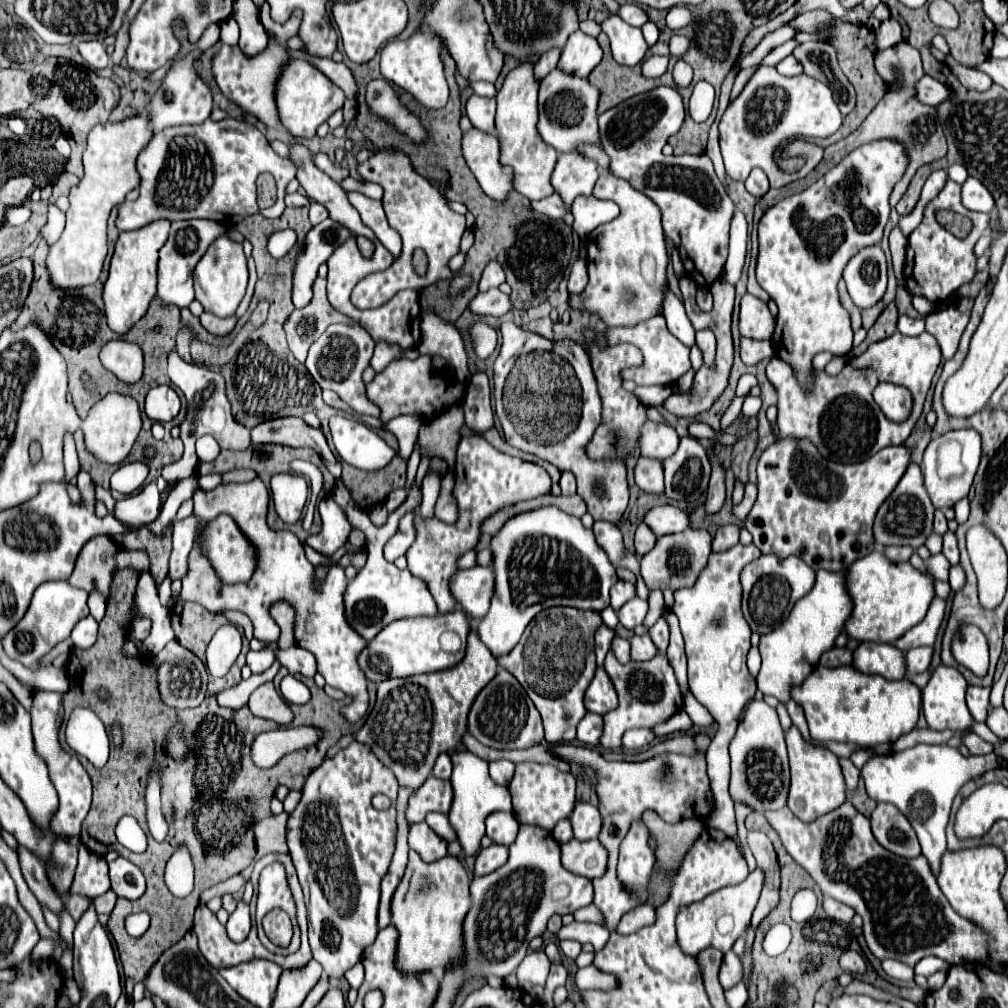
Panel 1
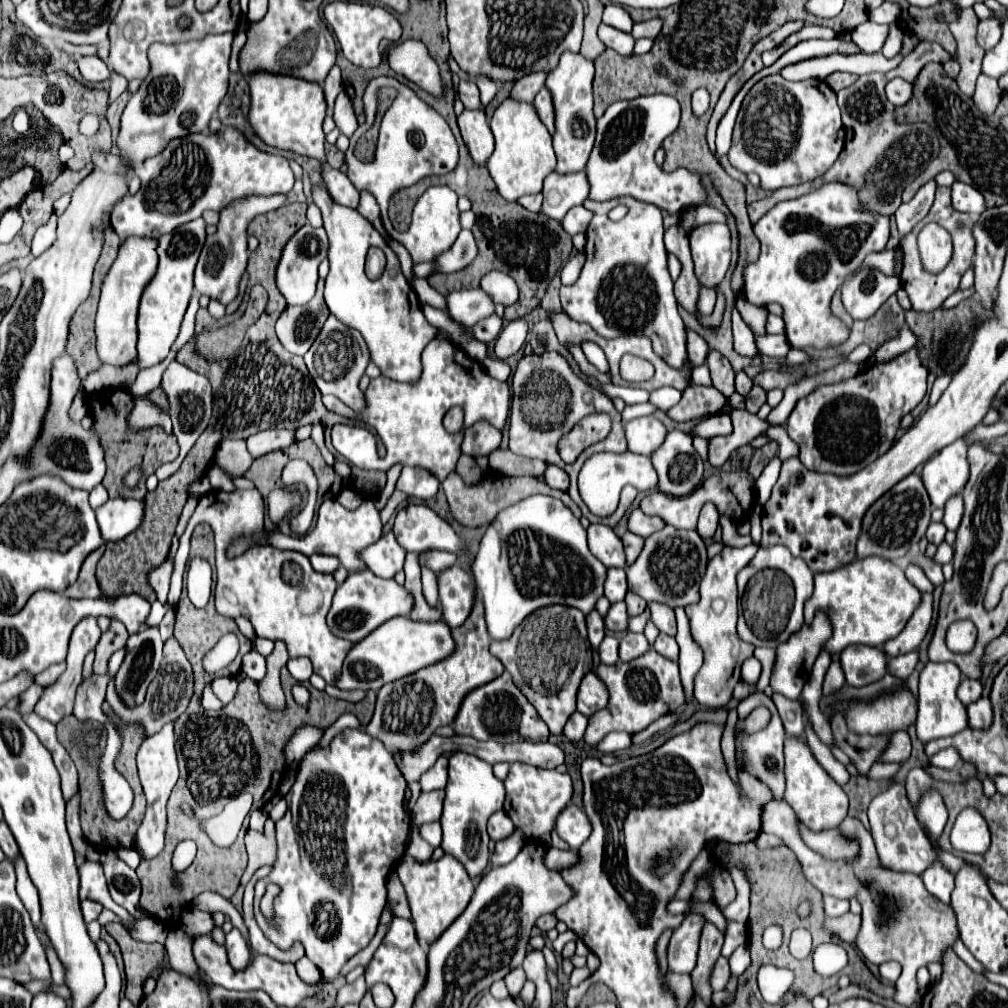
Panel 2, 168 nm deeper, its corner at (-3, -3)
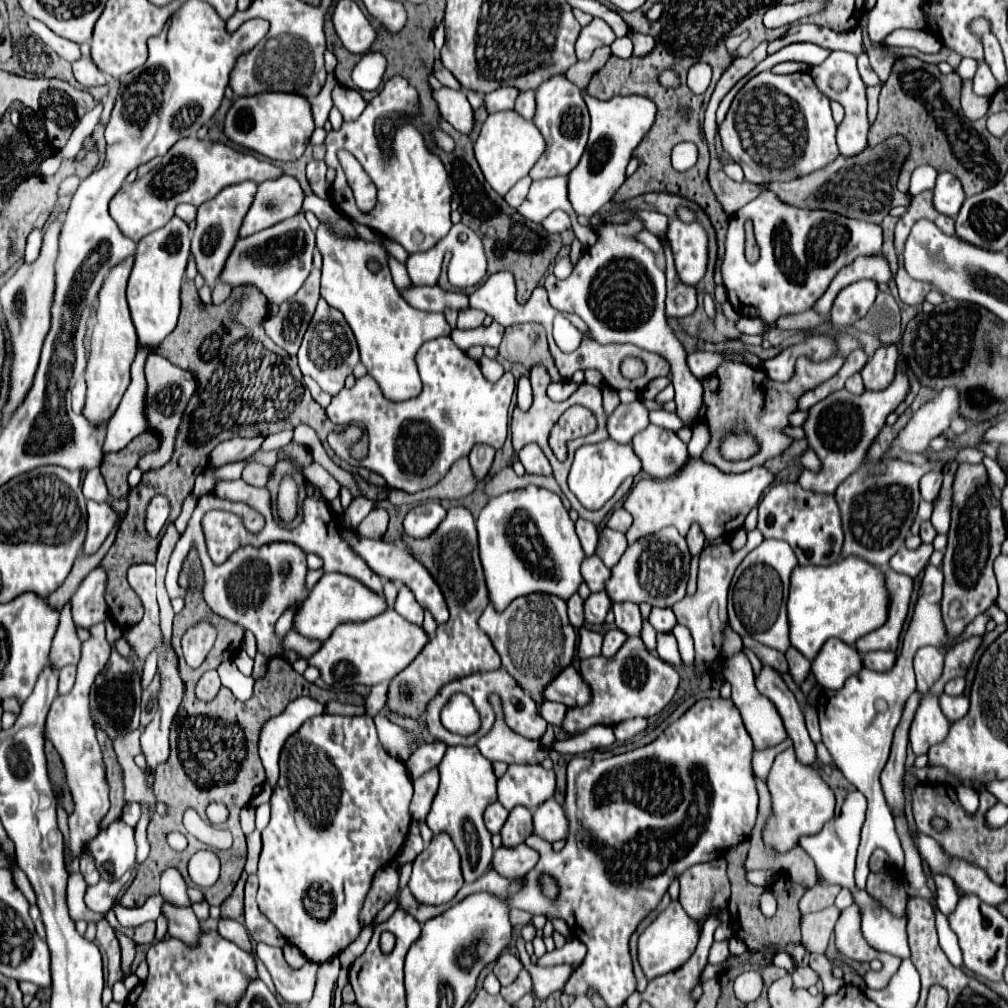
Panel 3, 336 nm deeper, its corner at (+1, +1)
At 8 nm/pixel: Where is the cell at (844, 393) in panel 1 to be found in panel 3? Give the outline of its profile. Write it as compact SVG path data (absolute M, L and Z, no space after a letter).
M897 365L893 381L889 383L889 387L881 391L865 389L863 395L853 395L847 389L839 389L827 395L823 401L815 403L807 411L807 421L803 423L803 431L805 431L809 449L813 449L821 461L821 469L819 471L803 469L799 483L805 489L819 489L823 493L835 493L835 489L865 463L867 451L871 443L875 441L875 437L885 427L887 415L893 413L905 401L907 393L909 393L909 377L905 369Z

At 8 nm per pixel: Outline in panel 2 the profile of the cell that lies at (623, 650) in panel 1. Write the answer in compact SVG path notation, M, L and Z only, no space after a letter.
M605 637L599 645L599 659L605 665L615 665L619 661L619 641L615 637Z

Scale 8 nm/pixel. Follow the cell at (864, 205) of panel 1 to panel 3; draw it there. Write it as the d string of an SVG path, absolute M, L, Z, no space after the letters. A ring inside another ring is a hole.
M763 189L757 199L731 215L729 221L725 241L727 251L721 267L729 303L741 317L759 317L765 323L775 325L775 319L781 313L801 313L811 309L841 267L849 265L859 255L881 253L881 243L881 225L863 219L849 219L825 209L795 207L783 203L771 189ZM743 219L749 219L755 227L755 239L761 251L759 263L747 263L741 253Z

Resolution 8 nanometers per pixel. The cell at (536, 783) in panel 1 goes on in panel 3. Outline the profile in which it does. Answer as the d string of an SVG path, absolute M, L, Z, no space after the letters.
M509 765L507 773L497 781L499 803L511 811L523 805L535 811L541 803L555 795L555 771L541 765Z

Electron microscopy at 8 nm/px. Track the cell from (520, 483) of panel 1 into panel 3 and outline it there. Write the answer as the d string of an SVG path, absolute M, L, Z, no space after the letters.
M407 585L399 587L399 595L397 595L397 601L395 601L395 611L411 623L417 623L417 625L423 623L423 609L415 601L415 595L411 593L411 589Z

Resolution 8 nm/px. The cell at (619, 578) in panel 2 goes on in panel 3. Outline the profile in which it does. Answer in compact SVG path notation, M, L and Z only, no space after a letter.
M587 557L587 561L581 565L581 573L593 593L605 591L605 585L611 579L611 569L599 557Z

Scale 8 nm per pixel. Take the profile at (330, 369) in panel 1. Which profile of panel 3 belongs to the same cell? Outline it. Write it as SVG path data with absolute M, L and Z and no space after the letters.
M319 299L317 311L313 315L313 321L303 337L301 349L297 353L299 357L299 367L303 375L315 379L323 391L329 395L337 395L345 387L345 377L353 373L353 367L359 363L359 349L353 337L351 327L343 319L343 315L329 307L325 299Z

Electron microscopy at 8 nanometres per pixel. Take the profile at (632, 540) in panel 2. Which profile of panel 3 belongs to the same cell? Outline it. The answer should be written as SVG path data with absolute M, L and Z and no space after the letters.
M605 527L601 531L601 537L599 537L599 547L597 547L597 555L603 559L603 563L607 567L615 567L621 559L621 555L625 553L627 549L627 537L625 533L619 533L619 531L613 531L609 527Z

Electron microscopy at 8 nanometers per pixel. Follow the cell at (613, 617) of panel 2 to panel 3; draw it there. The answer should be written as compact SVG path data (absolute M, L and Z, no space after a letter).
M605 591L591 593L589 599L585 599L585 621L593 623L593 625L605 623L605 617L611 611L611 607L613 607L613 603Z

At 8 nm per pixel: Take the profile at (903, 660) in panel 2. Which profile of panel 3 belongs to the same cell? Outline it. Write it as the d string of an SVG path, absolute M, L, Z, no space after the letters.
M875 651L863 655L863 665L873 671L889 671L897 661L897 653L893 651Z

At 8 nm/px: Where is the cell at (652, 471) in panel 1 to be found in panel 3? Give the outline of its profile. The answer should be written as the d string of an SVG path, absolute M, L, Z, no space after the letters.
M601 441L595 445L583 445L575 451L575 459L569 471L569 489L573 495L583 503L585 509L601 509L613 493L619 489L619 485L627 477L637 477L641 473L641 461L635 457L635 451L631 445L619 445L617 441Z

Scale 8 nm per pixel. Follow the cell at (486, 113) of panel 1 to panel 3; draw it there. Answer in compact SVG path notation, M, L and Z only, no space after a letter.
M441 69L441 71L433 71L433 75L445 85L445 87L449 87L449 89L459 89L459 91L463 91L463 87L459 85L459 81L453 77L453 73L449 71L449 69Z

